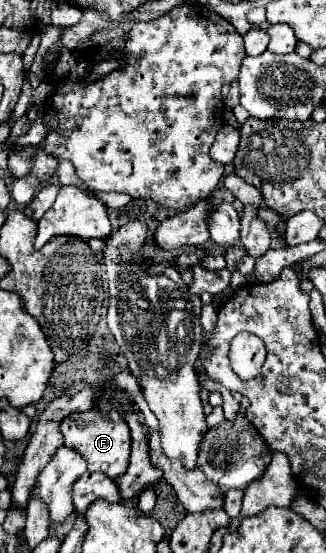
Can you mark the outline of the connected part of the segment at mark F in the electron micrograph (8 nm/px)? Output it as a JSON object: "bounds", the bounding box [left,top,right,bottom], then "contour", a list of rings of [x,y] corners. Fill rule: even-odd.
{"bounds":[62,409,130,479],"contour":[[[96,409],[70,415],[68,419],[64,419],[62,435],[64,445],[78,451],[88,461],[88,471],[100,471],[110,479],[118,479],[128,469],[130,459],[128,425],[122,419],[116,419],[116,415],[108,415],[108,419],[104,419],[104,415],[100,415]]]}

